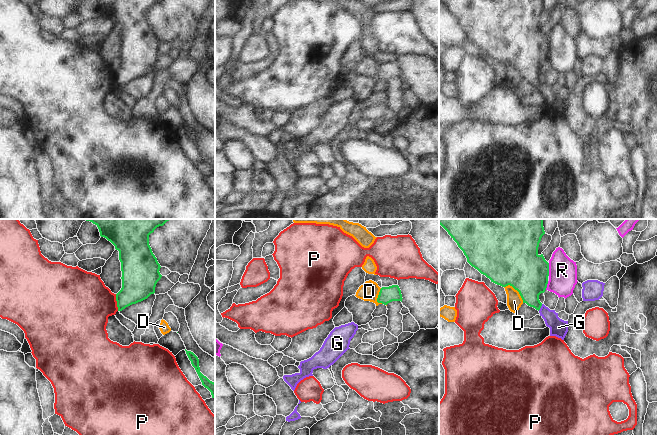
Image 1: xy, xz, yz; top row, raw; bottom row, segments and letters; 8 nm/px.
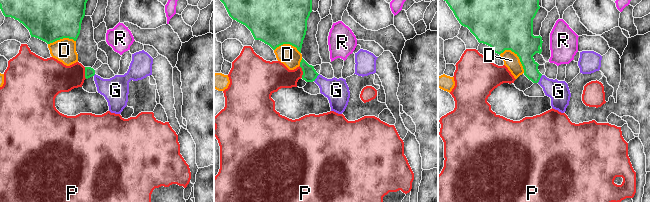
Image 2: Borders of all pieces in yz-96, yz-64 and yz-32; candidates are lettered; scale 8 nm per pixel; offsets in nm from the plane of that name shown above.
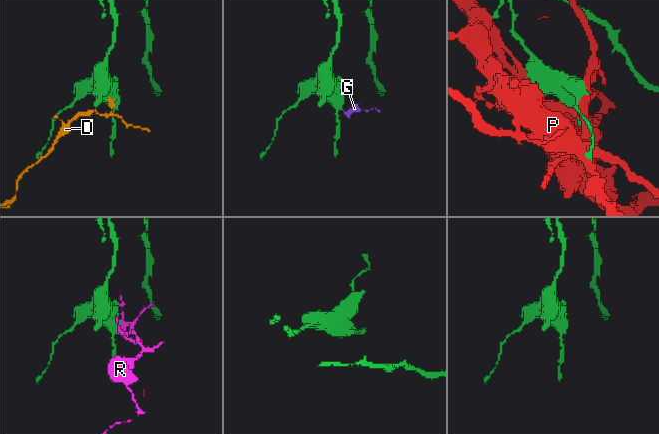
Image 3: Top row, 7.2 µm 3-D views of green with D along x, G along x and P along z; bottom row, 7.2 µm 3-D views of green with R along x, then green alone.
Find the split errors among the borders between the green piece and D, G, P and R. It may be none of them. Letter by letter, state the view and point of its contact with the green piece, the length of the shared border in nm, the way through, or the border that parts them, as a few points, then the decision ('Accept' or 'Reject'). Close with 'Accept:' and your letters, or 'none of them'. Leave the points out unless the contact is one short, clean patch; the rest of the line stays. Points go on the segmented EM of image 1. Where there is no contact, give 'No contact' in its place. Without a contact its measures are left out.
D: Touches green at yz (516, 289). Shared border 200 nm. Reject
G: Touches green at yz (540, 307). Shared border 70 nm. Path across: yz (530, 278), (530, 296), (540, 307), (558, 327). Accept
P: Touches green at xy (117, 302). Shared border 140 nm. Reject
R: Touches green at yz (548, 269). Shared border 100 nm. Boundary: yz (548, 263), (549, 275). Reject
Accept: G.

